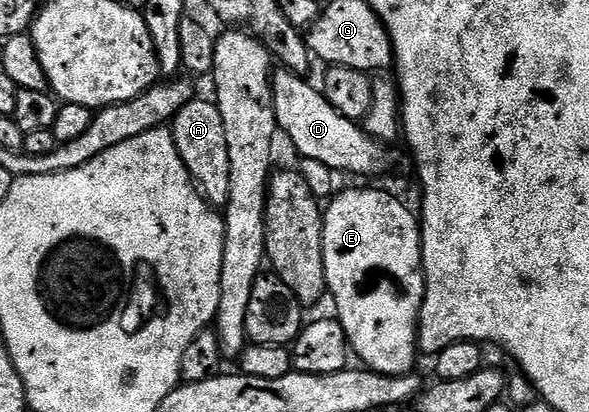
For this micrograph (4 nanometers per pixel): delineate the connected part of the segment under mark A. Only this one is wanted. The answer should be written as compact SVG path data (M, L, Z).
M201 96L194 97L171 119L171 133L183 164L193 177L194 186L210 206L225 207L231 192L231 160L227 157L227 131L223 128L223 116L216 101L204 102Z

